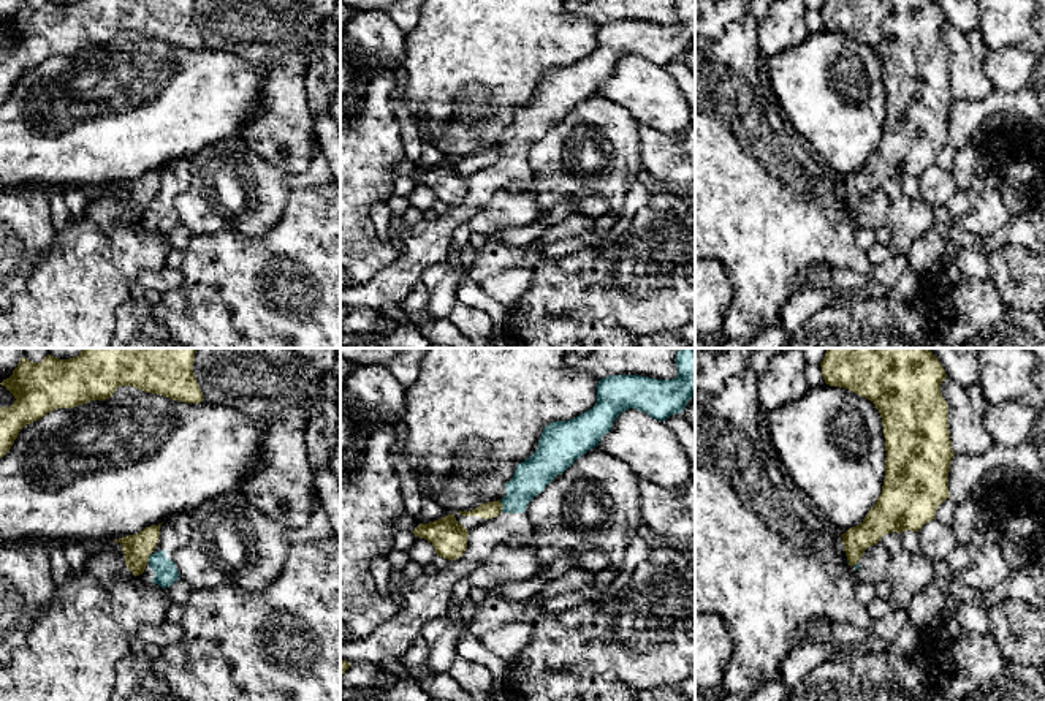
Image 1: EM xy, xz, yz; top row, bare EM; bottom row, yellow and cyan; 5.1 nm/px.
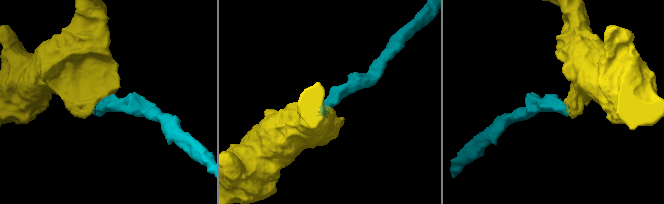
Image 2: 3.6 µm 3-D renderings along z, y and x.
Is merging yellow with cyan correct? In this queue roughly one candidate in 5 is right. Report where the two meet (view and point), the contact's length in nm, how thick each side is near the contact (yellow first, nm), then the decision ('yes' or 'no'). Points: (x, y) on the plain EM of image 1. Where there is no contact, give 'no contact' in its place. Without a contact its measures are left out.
meets yellow in xz at (502, 151); contact 60 nm long; 80 nm thick on the yellow side, 180 nm on the other; no

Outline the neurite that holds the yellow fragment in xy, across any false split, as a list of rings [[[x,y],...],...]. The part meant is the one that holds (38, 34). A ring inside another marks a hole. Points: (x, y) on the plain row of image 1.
[[[48,0],[41,8],[22,3],[13,21],[0,28],[16,44],[11,52],[0,54],[0,103],[11,95],[27,70],[57,54],[111,44],[119,32],[133,32],[173,46],[200,49],[204,41],[193,19],[193,8],[195,0],[79,0],[70,5]]]

